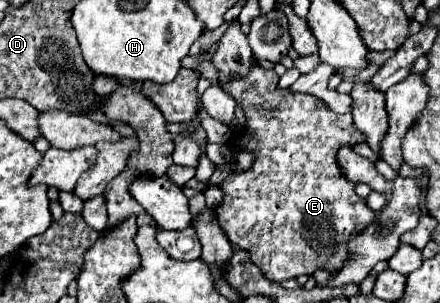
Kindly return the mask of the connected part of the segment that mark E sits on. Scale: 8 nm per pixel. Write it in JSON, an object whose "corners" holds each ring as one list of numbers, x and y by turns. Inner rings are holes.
{"corners":[[256,62,244,78,222,84,222,90,232,94,232,98,242,104,246,122,234,136,248,136,244,150,254,154,254,162,248,170,240,174,230,172,218,184,224,196,214,208,214,214,222,232,236,250,246,250,250,254,250,262,256,264,272,282,282,282,300,274,314,274,316,268,328,272,338,270,338,266,342,266,346,260,346,240,370,224,374,210,370,210,366,200,354,192,354,182,346,180,342,174,336,154,342,146,362,144,366,136,354,126,350,114,332,112,316,96,280,88,276,72,266,70]]}

